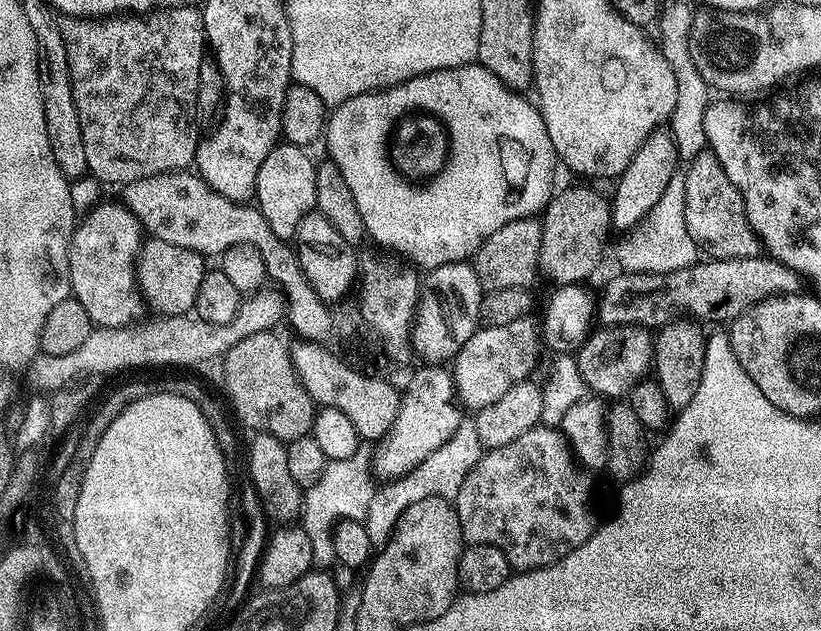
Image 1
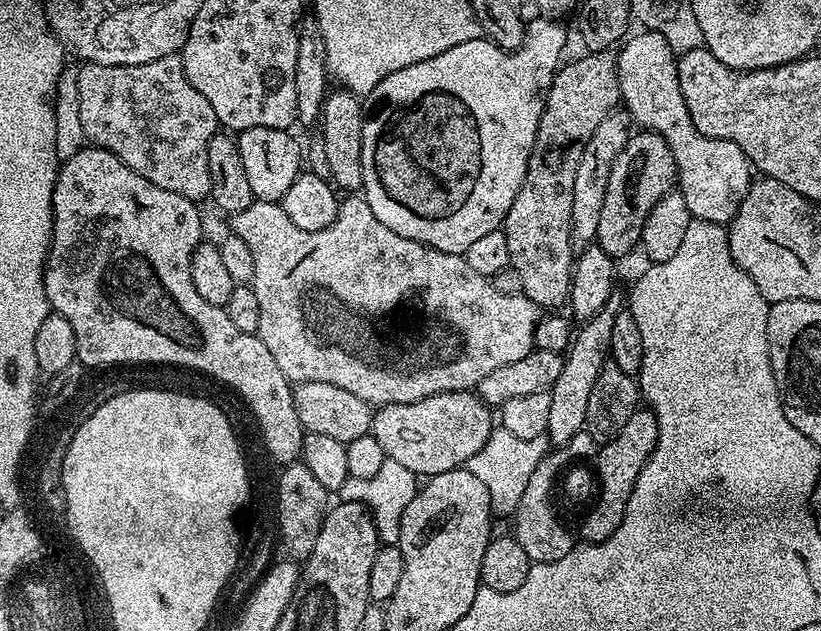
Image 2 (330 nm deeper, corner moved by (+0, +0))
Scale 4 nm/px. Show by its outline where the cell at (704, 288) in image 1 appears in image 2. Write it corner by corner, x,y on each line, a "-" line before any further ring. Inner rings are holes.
352,194
347,198
340,200
340,209
334,218
334,222
330,222
330,226
326,226
322,230
298,230
298,226
294,226
294,222
290,222
290,218
286,214
286,210
279,203
270,200
256,200
250,206
246,206
246,210
235,213
231,217
232,228
231,235
242,238
242,242
246,242
246,246
250,249
250,254
254,257
254,270
256,278
252,281
252,289
254,294
258,294
258,306
262,306
262,318
258,322
258,335
261,342
266,346
266,350
270,350
270,354
274,354
274,362
278,362
278,370
282,370
285,379
293,385
302,382
330,382
330,386
342,386
342,390
350,390
350,394
358,394
358,398
362,398
373,406
382,404
409,404
410,402
418,402
427,396
433,396
439,392
467,392
475,389
486,374
490,374
490,370
498,370
498,366
507,366
509,362
518,362
518,358
526,358
526,354
534,351
536,343
536,327
542,315
542,309
534,302
530,302
530,298
524,295
511,296
510,294
498,294
498,290
494,290
491,279
482,274
478,274
474,270
470,270
470,266
465,262
463,255
455,256
449,252
443,252
437,248
431,248
425,244
414,242
410,238
402,238
402,234
394,234
394,230
390,230
390,226
386,226
382,222
378,222
378,214
374,214
374,210
370,210
368,201
363,195

